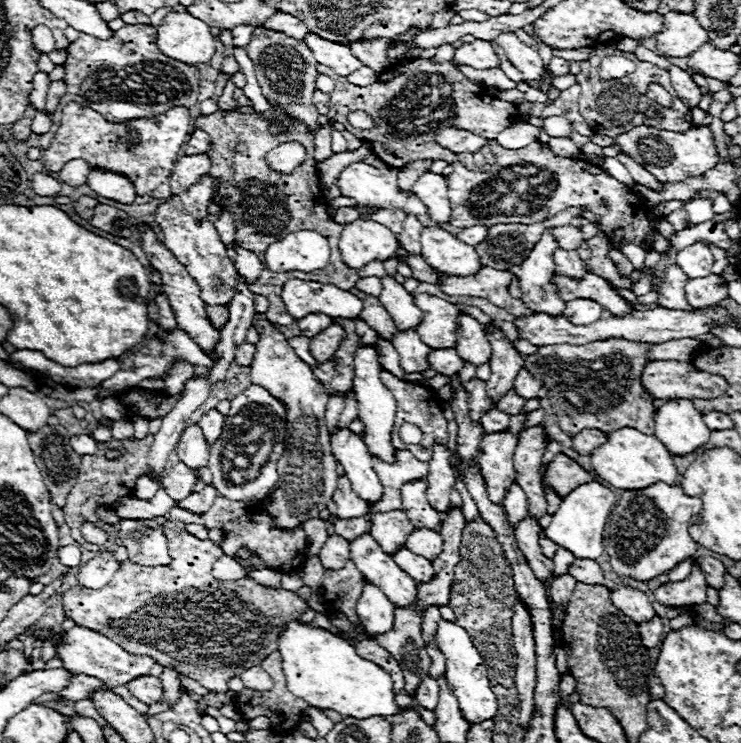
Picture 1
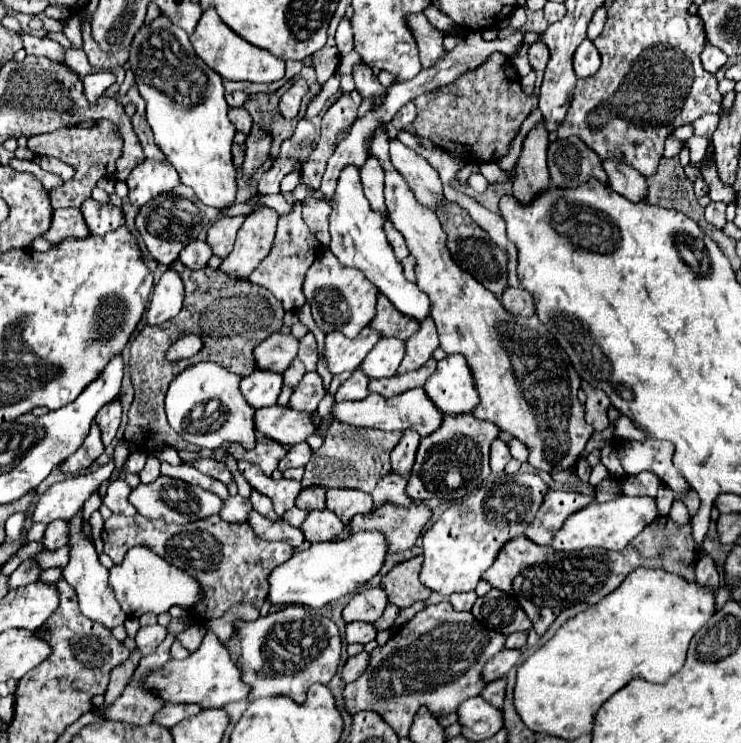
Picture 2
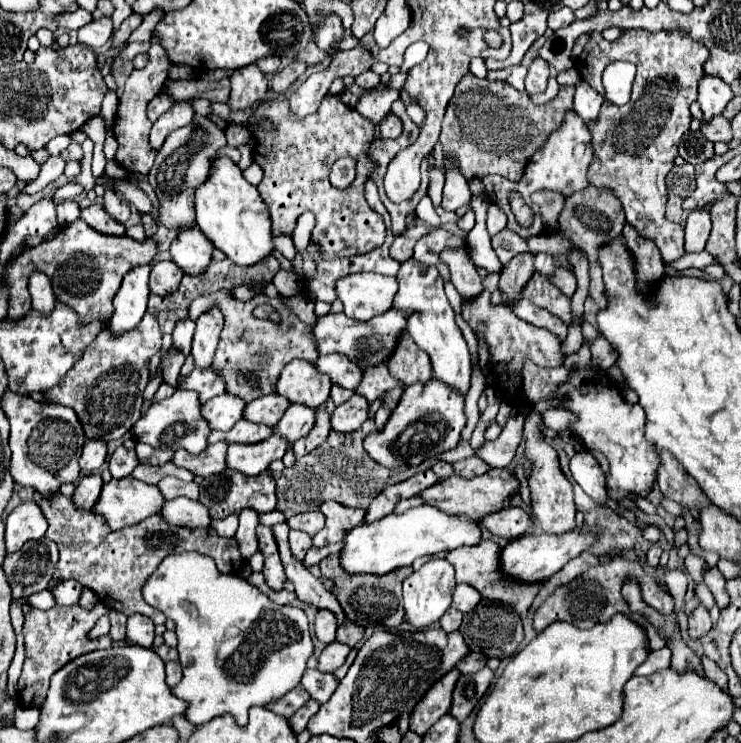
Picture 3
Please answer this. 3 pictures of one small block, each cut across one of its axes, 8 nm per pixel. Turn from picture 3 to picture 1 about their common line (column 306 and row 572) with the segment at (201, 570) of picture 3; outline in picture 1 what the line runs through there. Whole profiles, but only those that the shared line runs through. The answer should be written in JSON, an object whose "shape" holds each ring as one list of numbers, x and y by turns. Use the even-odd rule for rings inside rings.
{"shape":[[656,482,642,490,624,490,606,526,606,552,612,568,632,580,652,580,654,576,672,570,678,562,692,558,696,542,692,540,688,526,700,510,702,502,696,496,684,494,680,486]]}

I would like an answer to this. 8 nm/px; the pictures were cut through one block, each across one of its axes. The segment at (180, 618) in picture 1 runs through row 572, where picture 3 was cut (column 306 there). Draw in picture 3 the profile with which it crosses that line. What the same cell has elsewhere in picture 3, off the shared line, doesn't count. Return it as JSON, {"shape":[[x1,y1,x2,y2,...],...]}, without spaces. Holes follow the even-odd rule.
{"shape":[[280,94,260,102,248,124,256,138,254,162,264,170,260,194,270,208,274,234,292,236,298,216,314,212,316,226,310,242,318,242,322,258,350,258,382,246,386,234,384,220,364,198,364,182,376,168,376,164,368,158,368,148,374,140,374,126,370,126,366,118,346,106,338,94,326,94,314,114,294,118,294,114,290,114,288,98],[262,120,270,122,272,130,262,128],[342,156,354,158,358,166,358,176,346,190,334,188,328,180,330,164]]}

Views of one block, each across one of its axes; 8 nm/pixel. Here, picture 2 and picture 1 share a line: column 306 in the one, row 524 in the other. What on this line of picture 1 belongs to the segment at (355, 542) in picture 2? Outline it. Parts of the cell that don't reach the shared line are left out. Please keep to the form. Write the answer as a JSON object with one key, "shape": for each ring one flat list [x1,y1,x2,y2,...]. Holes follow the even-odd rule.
{"shape":[[598,482,582,484,582,486,574,488,568,496,562,498,558,510,552,514,550,526,546,526,544,532,552,542,556,542,564,550,572,552,576,558,598,560,604,552,604,542,602,542,604,528,606,528,606,522,610,520,614,504,616,504,616,496,606,486,602,486]]}

